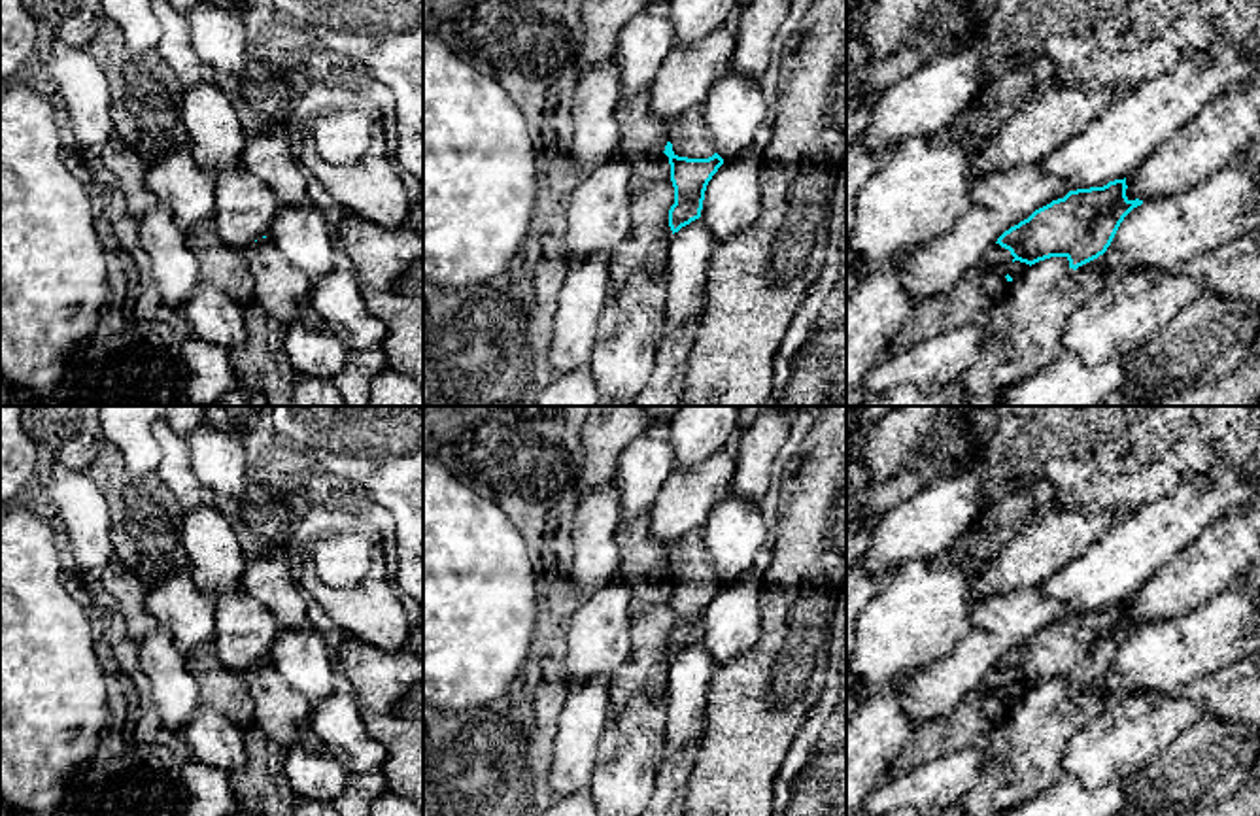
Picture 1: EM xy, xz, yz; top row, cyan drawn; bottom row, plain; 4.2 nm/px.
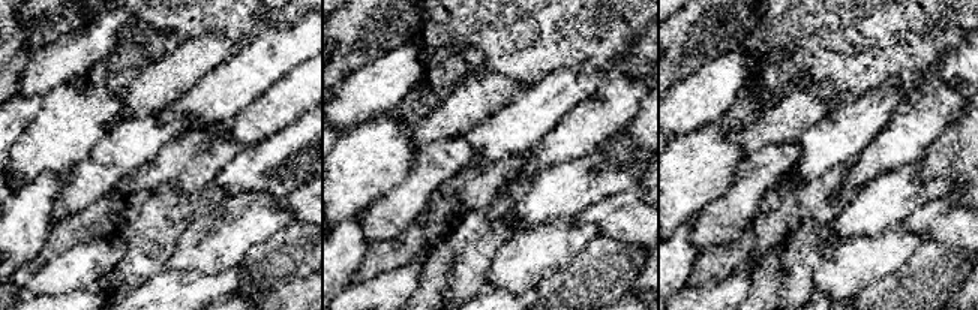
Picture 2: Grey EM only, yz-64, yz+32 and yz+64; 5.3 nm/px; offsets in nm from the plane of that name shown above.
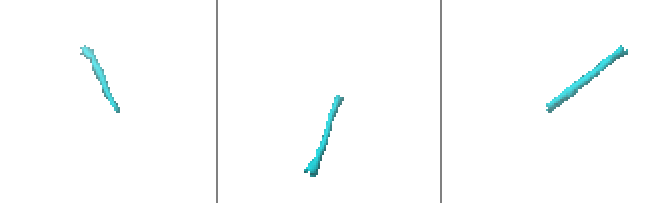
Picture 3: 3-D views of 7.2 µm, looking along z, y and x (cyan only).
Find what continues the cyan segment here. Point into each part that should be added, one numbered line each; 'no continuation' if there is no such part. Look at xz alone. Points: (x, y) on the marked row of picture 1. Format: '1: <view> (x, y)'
1: xz (688, 133)

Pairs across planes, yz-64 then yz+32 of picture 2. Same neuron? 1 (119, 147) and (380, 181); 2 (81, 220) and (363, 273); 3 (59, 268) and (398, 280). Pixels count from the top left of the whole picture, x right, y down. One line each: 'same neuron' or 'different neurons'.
1: different neurons
2: same neuron
3: same neuron

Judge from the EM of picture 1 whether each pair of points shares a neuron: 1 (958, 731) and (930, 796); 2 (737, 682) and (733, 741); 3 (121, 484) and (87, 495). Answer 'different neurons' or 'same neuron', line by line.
1: different neurons
2: same neuron
3: different neurons

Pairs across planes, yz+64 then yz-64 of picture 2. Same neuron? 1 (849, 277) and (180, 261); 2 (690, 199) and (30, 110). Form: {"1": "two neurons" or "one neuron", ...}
{"1": "one neuron", "2": "two neurons"}

